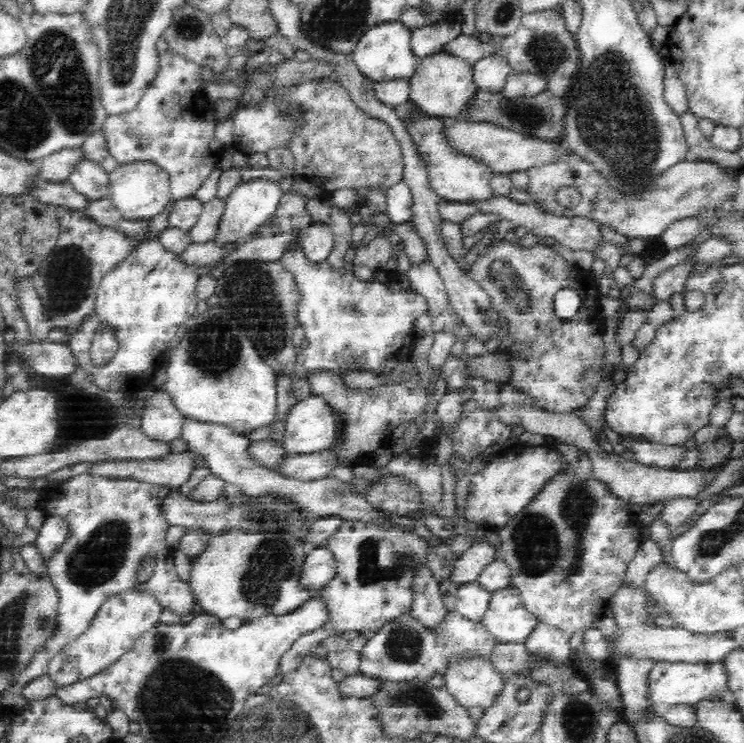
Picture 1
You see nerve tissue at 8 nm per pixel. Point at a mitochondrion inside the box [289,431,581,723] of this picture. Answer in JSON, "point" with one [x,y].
{"point":[374,564]}

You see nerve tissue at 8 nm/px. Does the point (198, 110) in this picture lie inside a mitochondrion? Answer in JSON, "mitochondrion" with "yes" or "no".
{"mitochondrion":"no"}

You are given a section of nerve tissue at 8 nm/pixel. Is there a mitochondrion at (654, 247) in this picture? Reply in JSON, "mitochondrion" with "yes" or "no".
{"mitochondrion":"no"}

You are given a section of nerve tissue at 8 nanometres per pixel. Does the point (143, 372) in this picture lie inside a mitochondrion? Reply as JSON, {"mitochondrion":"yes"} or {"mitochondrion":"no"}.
{"mitochondrion":"no"}

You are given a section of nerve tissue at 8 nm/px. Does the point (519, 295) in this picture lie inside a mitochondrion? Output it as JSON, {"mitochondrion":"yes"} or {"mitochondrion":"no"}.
{"mitochondrion":"yes"}

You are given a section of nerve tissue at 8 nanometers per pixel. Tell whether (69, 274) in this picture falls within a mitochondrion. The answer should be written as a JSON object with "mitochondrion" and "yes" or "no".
{"mitochondrion":"yes"}

